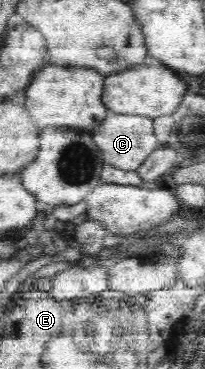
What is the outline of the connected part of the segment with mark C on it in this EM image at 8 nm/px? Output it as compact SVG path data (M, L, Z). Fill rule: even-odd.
M108 113L107 119L98 130L91 133L94 144L100 149L103 162L124 170L136 170L156 149L162 146L154 132L155 119L149 116Z

